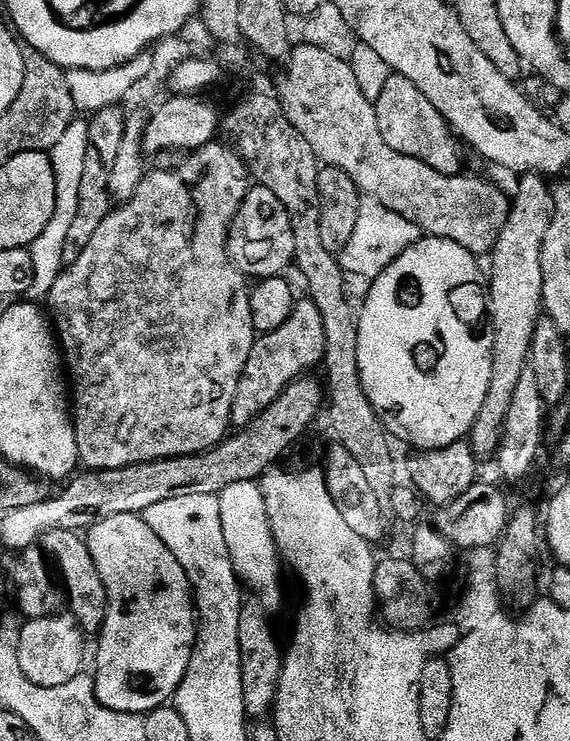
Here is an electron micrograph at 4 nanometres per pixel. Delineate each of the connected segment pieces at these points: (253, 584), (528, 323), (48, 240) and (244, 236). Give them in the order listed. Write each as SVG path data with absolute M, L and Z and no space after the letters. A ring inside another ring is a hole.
M252 480L234 483L218 495L222 531L236 577L246 588L248 586L254 590L260 590L258 596L261 604L267 611L274 612L282 604L280 584L282 557L269 525L265 498L257 483Z
M525 172L516 184L516 196L511 197L512 209L498 242L492 247L490 261L490 323L494 334L490 390L486 402L474 418L470 443L478 458L495 457L502 442L502 430L514 390L522 374L529 371L536 323L542 319L542 246L554 218L553 185L539 172Z
M74 118L70 126L66 126L66 134L58 138L58 146L51 150L52 165L54 166L54 194L56 195L56 205L54 214L50 222L46 222L46 230L38 234L38 238L32 243L30 249L34 258L34 286L31 295L36 298L46 298L58 282L60 273L64 271L64 243L70 234L70 226L74 223L75 216L78 215L78 193L82 182L82 169L88 157L88 147L90 146L90 130L88 120Z
M259 186L249 187L228 232L228 253L236 269L248 278L281 275L285 271L283 268L295 261L296 243L290 214L286 206L274 198L272 191Z

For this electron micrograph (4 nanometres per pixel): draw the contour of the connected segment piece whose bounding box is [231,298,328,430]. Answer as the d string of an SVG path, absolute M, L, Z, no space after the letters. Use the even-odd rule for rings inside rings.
M310 298L297 299L292 316L286 318L276 332L257 335L254 350L250 350L250 358L246 362L246 370L242 370L242 378L238 382L238 394L234 394L231 427L236 430L244 428L255 416L261 416L270 402L277 400L289 384L311 373L311 368L319 369L327 349L328 335L320 307Z

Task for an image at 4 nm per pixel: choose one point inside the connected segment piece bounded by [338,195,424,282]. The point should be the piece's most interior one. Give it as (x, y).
(381, 236)

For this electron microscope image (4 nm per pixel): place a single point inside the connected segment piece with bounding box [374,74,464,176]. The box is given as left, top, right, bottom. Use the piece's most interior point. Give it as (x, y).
(408, 121)

